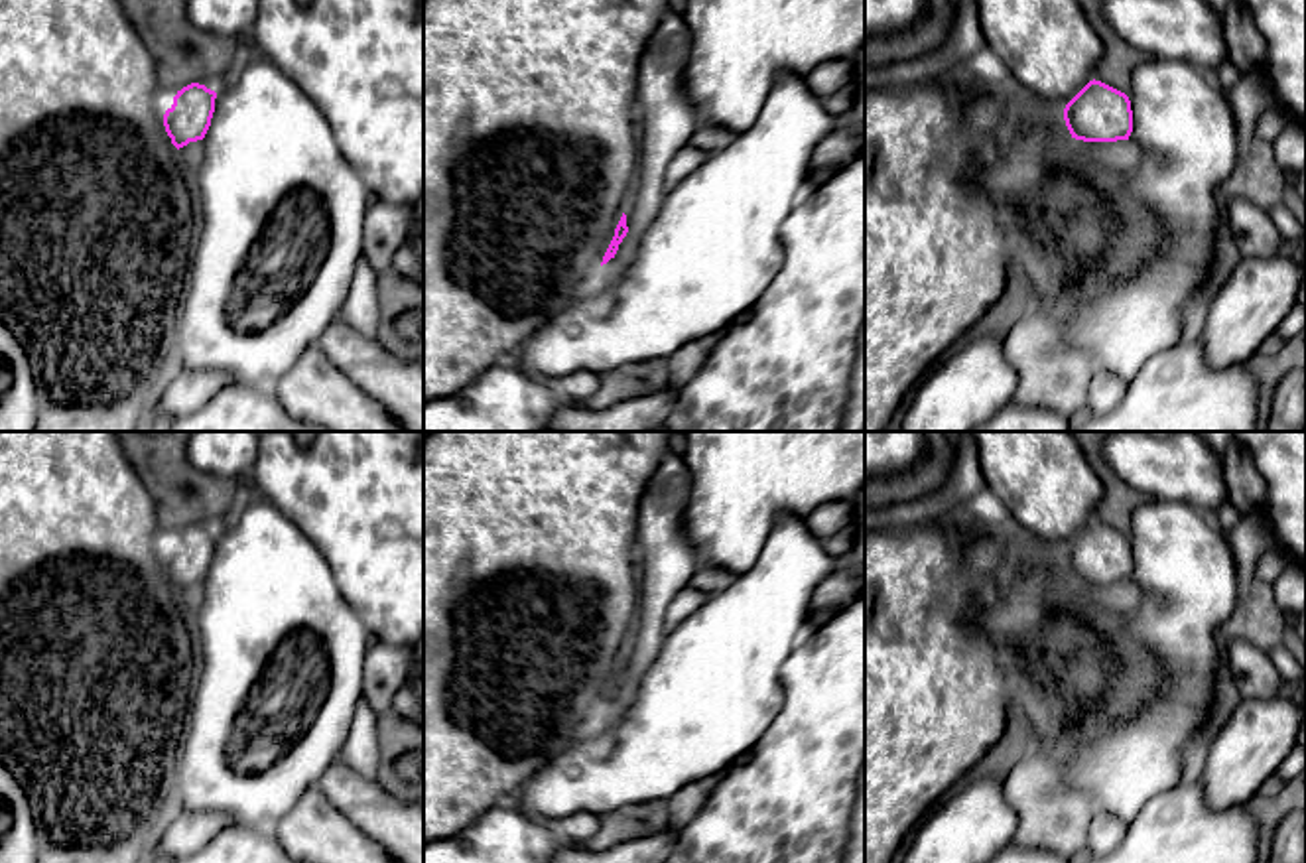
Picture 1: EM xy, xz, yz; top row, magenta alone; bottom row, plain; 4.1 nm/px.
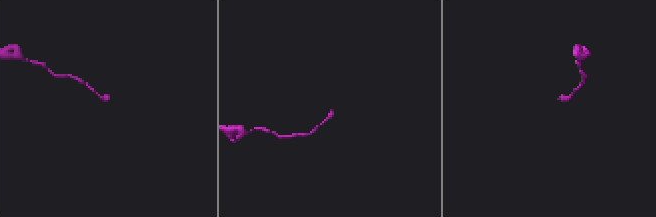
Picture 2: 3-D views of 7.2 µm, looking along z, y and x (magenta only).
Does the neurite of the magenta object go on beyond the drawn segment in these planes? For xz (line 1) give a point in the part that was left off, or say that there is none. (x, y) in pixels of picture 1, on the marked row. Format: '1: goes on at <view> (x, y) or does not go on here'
1: does not go on here

